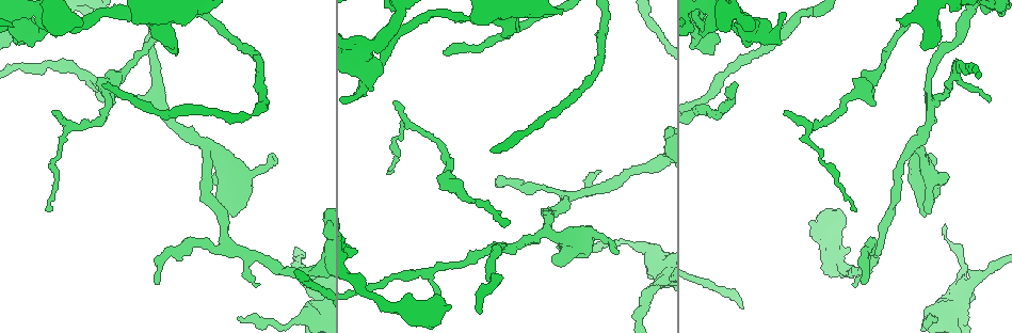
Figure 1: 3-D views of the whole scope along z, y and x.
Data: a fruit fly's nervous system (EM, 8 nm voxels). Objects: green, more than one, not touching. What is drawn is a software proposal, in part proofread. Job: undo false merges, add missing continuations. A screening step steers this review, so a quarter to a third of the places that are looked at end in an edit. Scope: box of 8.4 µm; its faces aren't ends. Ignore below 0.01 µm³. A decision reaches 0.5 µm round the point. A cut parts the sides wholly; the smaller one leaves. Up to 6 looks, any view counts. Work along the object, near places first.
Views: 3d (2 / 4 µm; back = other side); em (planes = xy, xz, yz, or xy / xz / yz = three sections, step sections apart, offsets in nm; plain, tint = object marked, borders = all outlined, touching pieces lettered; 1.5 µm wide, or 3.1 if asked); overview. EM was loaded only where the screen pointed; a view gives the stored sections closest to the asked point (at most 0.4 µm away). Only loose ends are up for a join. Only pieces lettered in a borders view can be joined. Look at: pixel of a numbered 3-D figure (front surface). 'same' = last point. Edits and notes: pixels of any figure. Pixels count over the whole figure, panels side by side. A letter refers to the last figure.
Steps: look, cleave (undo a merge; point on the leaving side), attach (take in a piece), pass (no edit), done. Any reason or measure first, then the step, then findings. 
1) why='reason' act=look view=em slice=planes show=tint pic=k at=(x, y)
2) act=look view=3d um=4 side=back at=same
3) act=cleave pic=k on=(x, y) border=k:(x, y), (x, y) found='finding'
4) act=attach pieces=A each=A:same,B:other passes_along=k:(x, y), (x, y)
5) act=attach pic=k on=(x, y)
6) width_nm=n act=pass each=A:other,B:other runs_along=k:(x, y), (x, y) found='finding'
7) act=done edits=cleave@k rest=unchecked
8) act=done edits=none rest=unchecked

why='thick turns thin' act=look view=3d um=4 pic=1 at=(656, 287)

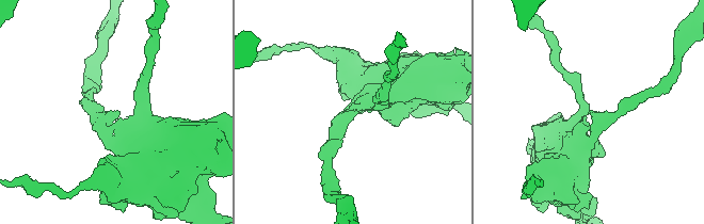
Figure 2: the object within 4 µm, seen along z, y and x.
arms=3 arm_widths_nm=200,220,550 act=look view=em slice=planes show=borders pic=2 at=(590, 128)

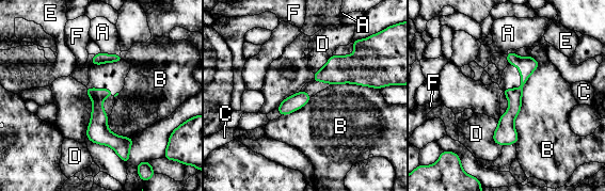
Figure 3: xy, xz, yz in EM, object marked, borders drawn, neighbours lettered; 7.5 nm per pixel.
width_nm=110 act=pass each=A:other,B:other,C:other,D:other,E:other,F:other runs_along=3:(511, 54), (524, 79), (500, 142) found='all the same cell'

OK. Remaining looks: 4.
why='free end' act=look view=em slice=xz step=8 show=borders pic=1 at=(856, 283)

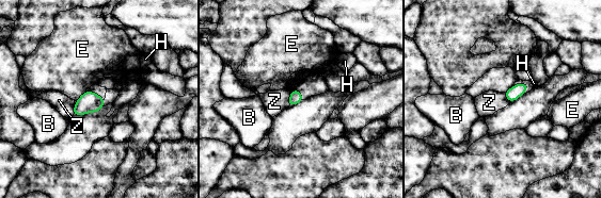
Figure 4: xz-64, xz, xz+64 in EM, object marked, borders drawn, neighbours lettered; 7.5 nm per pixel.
why='another direction' act=look view=em slice=planes show=borders at=same

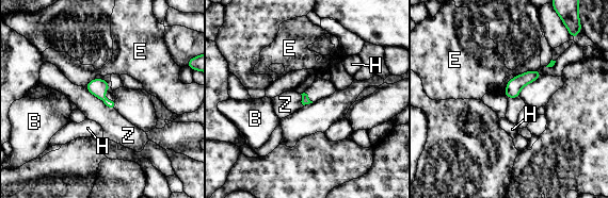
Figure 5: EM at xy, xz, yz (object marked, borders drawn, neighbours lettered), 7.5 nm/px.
act=pass each=B:other,E:other,H:other,Z:other border=5:(84, 87), (106, 105), (114, 110) found='none of them fits'

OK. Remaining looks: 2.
why='tapers out' act=look view=em slice=xz step=8 show=borders pic=1 at=(785, 111)

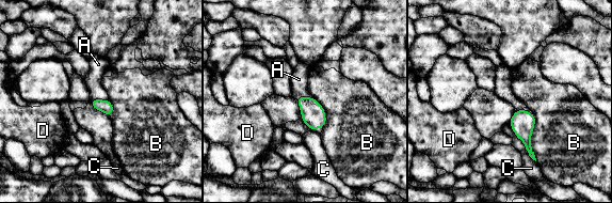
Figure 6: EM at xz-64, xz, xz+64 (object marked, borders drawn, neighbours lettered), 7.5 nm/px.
why='cut it another way' act=look view=em slice=planes show=borders at=same

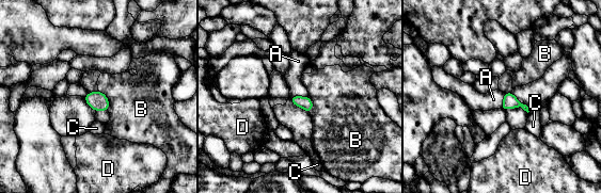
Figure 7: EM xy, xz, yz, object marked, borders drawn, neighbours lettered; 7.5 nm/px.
act=attach pieces=A each=A:same,B:other,C:other,D:other passes_along=7:(304, 102), (298, 96), (293, 77) found='the cell continues'

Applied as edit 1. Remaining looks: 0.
act=done edits=attach@7 rest=unchecked

